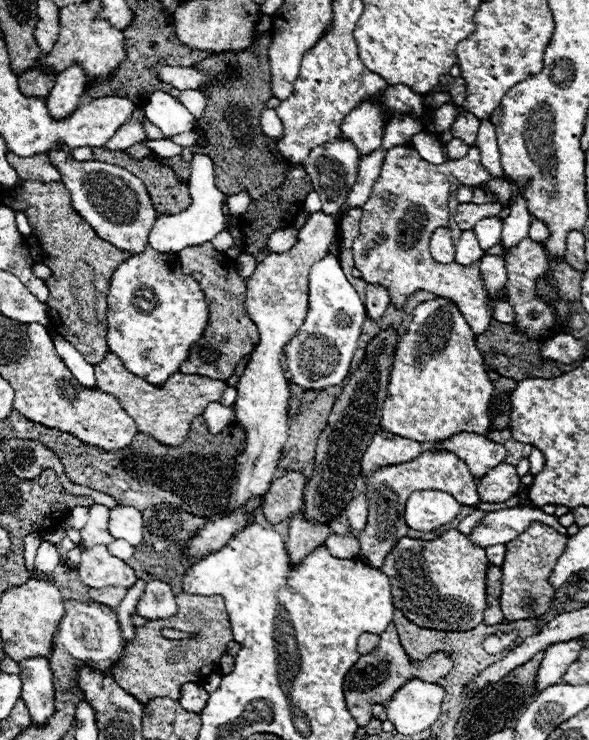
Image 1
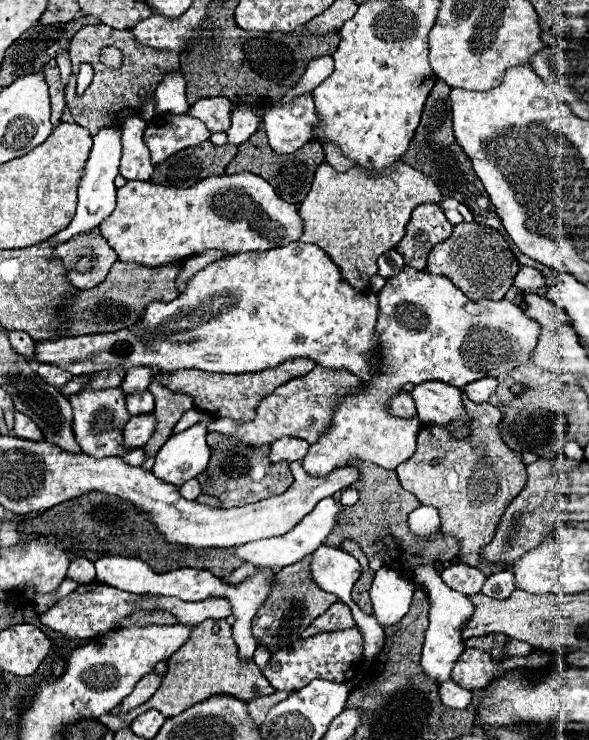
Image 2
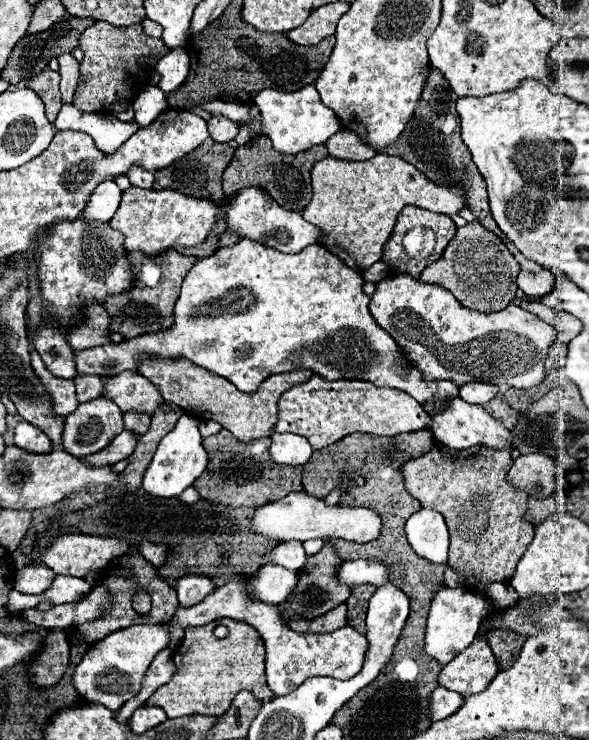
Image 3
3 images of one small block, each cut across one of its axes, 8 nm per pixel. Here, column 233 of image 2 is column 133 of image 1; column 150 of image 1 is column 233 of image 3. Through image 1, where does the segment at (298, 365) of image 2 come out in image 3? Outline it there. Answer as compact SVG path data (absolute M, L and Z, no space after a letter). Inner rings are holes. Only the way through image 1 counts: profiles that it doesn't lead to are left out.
M142 356L138 362L138 372L150 378L160 390L164 402L176 404L184 408L184 412L198 416L202 420L216 420L222 424L222 428L230 430L236 440L240 442L252 442L256 438L270 438L274 432L274 426L278 422L278 400L280 396L312 378L312 372L298 370L290 374L276 374L266 378L260 388L254 394L242 394L228 382L226 378L220 378L218 374L212 374L210 370L204 370L200 366L194 366L188 358L158 358L158 356Z

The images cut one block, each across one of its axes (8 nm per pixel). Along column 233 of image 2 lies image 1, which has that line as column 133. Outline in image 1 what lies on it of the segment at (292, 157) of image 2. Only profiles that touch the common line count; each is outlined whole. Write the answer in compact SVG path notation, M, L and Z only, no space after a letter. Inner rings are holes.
M94 148L94 160L116 164L120 168L126 168L134 176L138 176L148 188L154 208L158 210L158 216L178 214L186 210L190 204L188 186L180 184L172 168L162 166L156 158L132 160L126 152L108 152L104 148Z

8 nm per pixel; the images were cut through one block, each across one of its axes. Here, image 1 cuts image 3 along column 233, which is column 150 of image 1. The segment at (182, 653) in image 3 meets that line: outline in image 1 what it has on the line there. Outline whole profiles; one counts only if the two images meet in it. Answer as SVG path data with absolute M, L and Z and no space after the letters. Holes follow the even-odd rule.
M184 592L176 596L176 606L178 612L174 616L164 620L146 620L144 626L138 626L134 640L126 642L122 658L118 658L110 668L116 682L128 694L134 694L134 698L138 698L142 704L156 696L178 700L184 682L204 682L204 678L218 668L220 656L226 652L226 644L232 640L230 618L222 596L198 596ZM160 628L174 628L186 634L198 632L198 636L186 640L166 640L158 634Z

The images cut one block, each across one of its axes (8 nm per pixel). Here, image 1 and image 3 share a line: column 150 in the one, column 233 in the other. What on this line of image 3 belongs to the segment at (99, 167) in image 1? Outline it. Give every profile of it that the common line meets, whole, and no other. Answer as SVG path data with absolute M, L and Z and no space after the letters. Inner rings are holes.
M246 188L234 200L228 200L224 220L228 228L240 232L242 238L264 242L286 254L296 254L310 244L322 244L322 230L318 226L306 222L298 212L290 212L282 206L276 206L276 202L272 202L272 198L258 188Z

